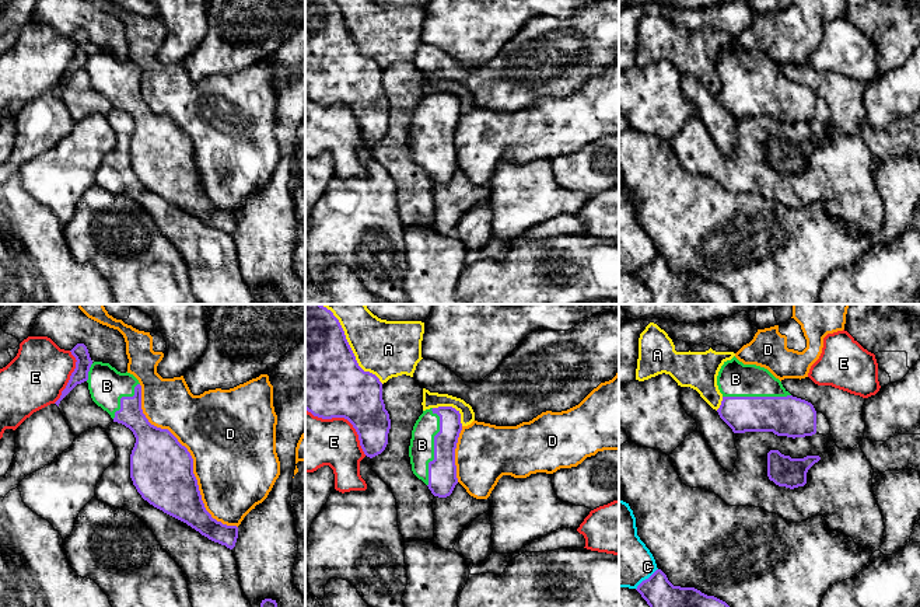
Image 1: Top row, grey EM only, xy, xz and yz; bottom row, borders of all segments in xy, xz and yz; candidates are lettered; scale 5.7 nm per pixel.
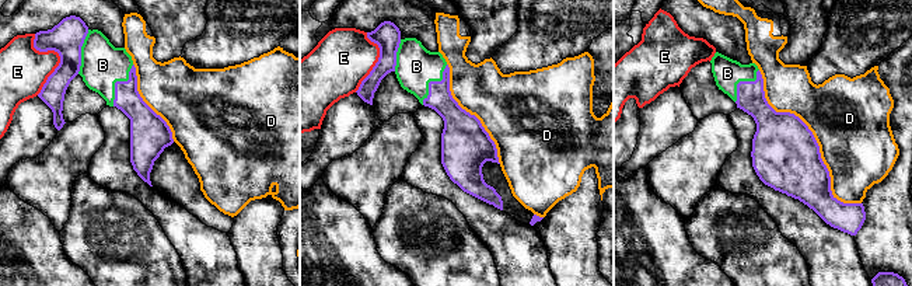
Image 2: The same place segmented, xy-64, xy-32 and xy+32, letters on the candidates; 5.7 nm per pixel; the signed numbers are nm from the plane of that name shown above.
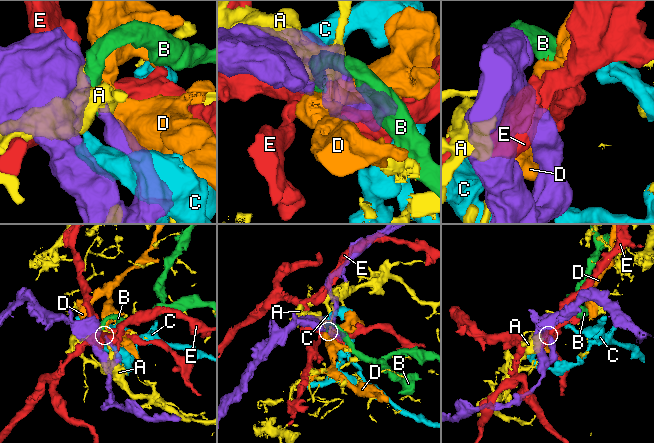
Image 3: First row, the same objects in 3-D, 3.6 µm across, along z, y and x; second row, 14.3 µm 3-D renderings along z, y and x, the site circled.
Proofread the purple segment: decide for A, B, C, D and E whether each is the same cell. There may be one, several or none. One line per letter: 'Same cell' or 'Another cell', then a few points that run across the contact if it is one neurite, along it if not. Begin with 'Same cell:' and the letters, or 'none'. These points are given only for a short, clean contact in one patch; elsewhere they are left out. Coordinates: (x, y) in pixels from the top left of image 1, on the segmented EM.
Same cell: B
A: Another cell
B: Same cell
C: Another cell
D: Another cell
E: Another cell

